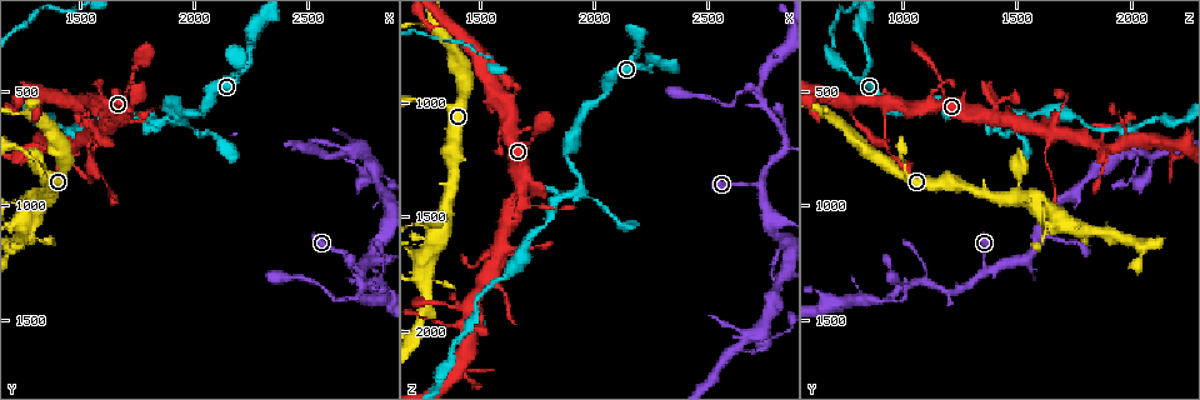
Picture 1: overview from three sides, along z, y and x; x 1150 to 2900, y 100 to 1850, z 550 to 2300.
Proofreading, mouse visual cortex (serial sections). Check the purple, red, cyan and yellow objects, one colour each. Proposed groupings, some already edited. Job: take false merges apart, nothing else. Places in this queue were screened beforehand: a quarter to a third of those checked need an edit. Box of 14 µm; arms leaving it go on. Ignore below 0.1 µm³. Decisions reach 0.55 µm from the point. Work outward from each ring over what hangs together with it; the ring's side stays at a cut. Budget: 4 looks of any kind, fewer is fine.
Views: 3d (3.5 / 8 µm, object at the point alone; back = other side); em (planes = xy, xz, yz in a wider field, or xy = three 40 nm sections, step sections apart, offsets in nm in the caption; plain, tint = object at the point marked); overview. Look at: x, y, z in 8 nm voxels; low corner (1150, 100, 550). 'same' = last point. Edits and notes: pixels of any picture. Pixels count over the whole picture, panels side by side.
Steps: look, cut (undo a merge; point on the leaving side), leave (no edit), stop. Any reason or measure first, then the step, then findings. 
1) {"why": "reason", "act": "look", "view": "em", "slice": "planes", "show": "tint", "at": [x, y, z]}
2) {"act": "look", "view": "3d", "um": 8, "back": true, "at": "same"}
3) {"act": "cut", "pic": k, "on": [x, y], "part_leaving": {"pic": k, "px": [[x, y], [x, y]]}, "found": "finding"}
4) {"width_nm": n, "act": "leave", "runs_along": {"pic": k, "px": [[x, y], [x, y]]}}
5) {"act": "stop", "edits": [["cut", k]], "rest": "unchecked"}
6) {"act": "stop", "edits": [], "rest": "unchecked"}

{"why": "sharp bend", "act": "look", "view": "3d", "um": 3.5, "at": [2720, 1280, 1360]}

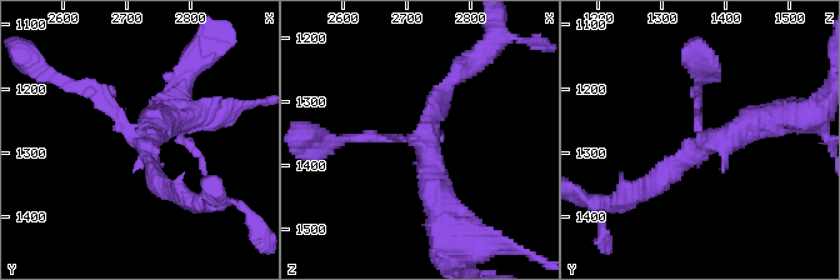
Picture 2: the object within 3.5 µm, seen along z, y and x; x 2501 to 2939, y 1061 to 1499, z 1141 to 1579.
{"act": "look", "view": "em", "slice": "xy", "step": 3, "show": "tint", "at": [2720, 1285, 1360]}

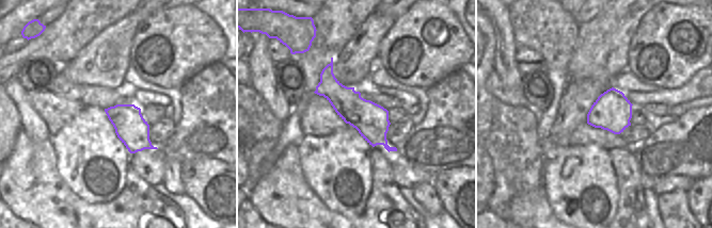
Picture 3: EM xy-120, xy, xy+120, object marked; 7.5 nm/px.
{"act": "leave", "found": "all the same cell"}

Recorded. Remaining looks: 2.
{"why": "abrupt turn", "act": "look", "view": "em", "slice": "xy", "step": 1, "show": "tint", "at": [2720, 760, 2000]}

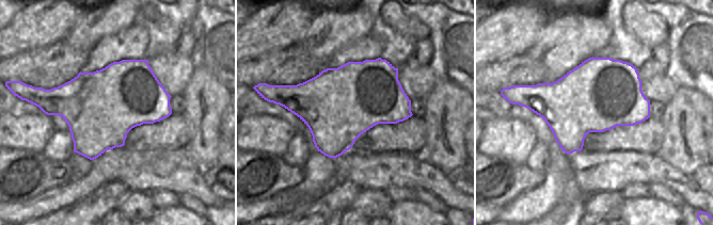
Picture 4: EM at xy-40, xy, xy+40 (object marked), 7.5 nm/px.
{"why": "wider look", "act": "look", "view": "3d", "um": 3.5, "back": true, "at": "same"}

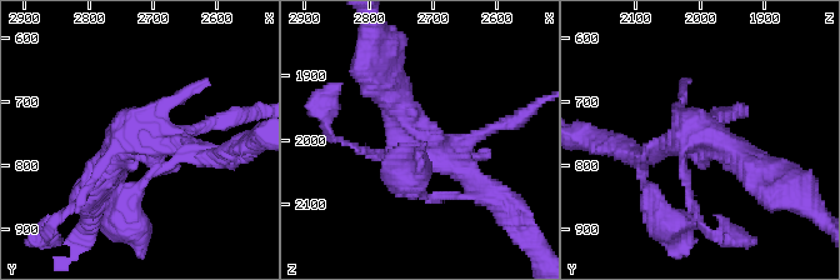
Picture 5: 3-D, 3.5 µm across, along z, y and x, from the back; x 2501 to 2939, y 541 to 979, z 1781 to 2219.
{"act": "leave", "runs_along": {"pic": 5, "px": [[381, 80], [420, 138], [489, 189]]}, "found": "all the same cell"}

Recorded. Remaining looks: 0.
{"act": "stop", "edits": [], "rest": "unchecked"}

